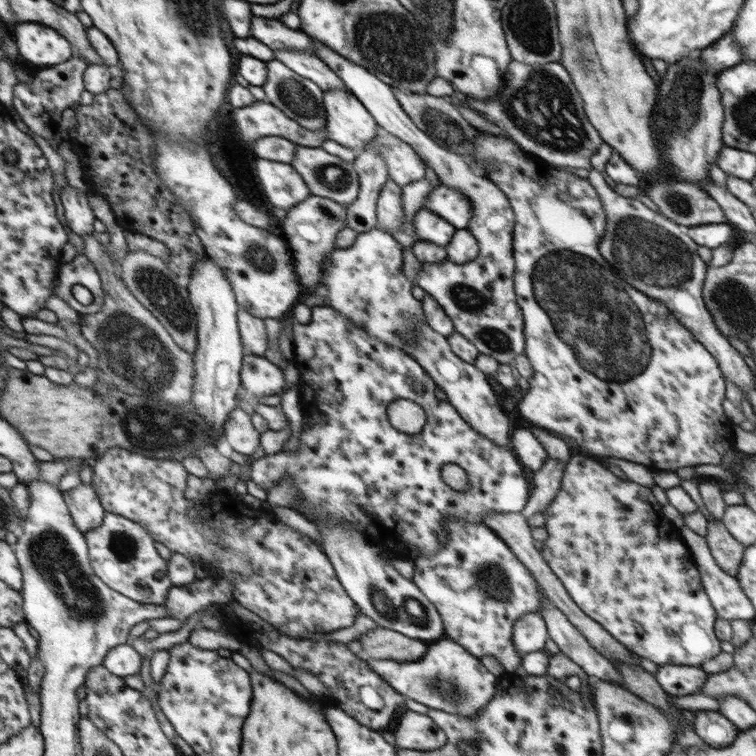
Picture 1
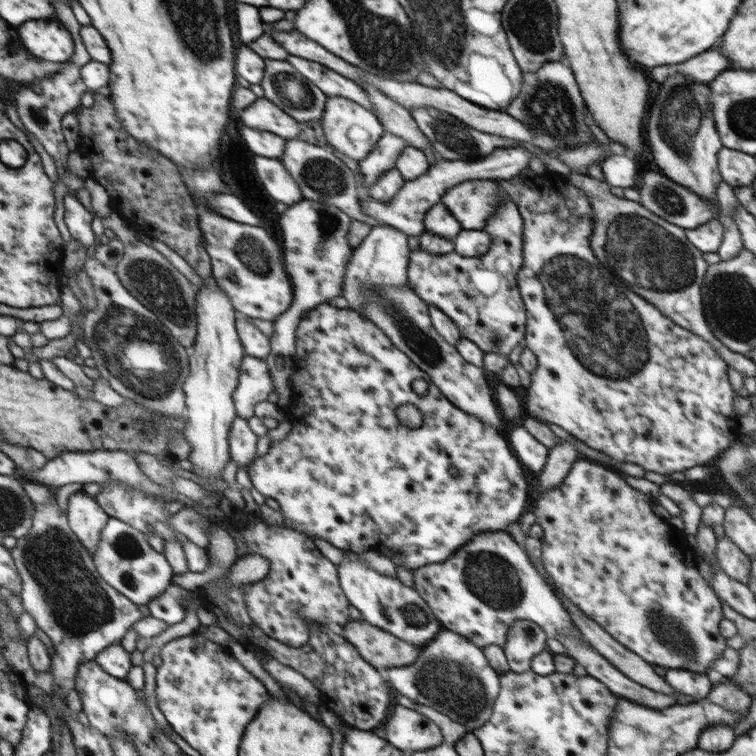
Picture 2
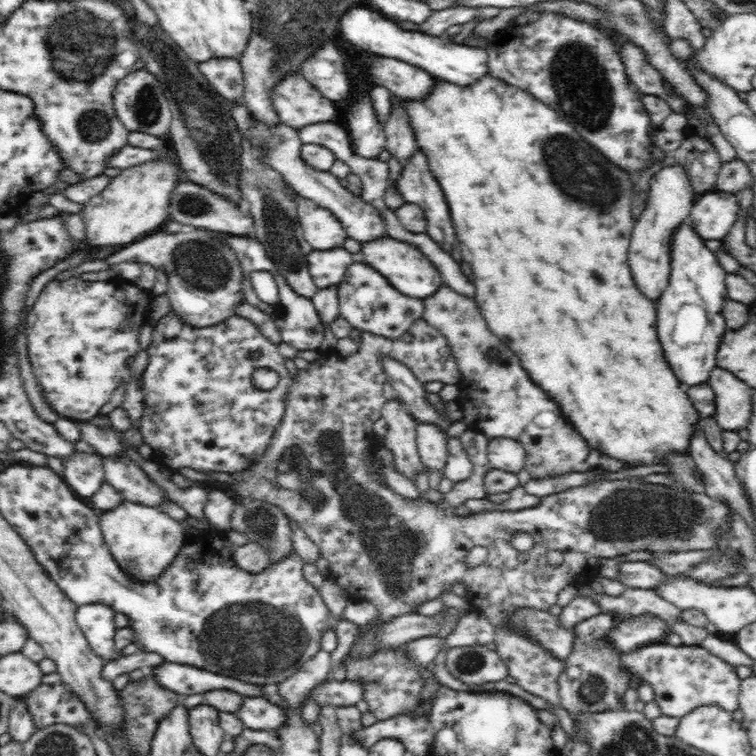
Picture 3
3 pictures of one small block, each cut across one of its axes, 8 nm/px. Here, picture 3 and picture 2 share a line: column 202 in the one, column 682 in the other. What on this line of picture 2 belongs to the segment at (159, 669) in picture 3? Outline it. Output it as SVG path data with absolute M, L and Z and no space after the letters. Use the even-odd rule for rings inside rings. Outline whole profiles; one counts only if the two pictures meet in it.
M676 669L668 670L665 679L669 682L670 688L674 688L679 694L696 699L706 699L712 691L712 683L708 675L698 674L691 670Z

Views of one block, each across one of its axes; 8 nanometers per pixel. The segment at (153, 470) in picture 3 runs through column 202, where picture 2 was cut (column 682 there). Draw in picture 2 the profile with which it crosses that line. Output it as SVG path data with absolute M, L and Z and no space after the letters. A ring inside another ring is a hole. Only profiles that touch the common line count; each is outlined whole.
M666 483L661 486L660 494L671 498L682 509L681 518L685 524L683 532L686 536L695 535L701 524L702 508L693 501L692 493L675 483Z

